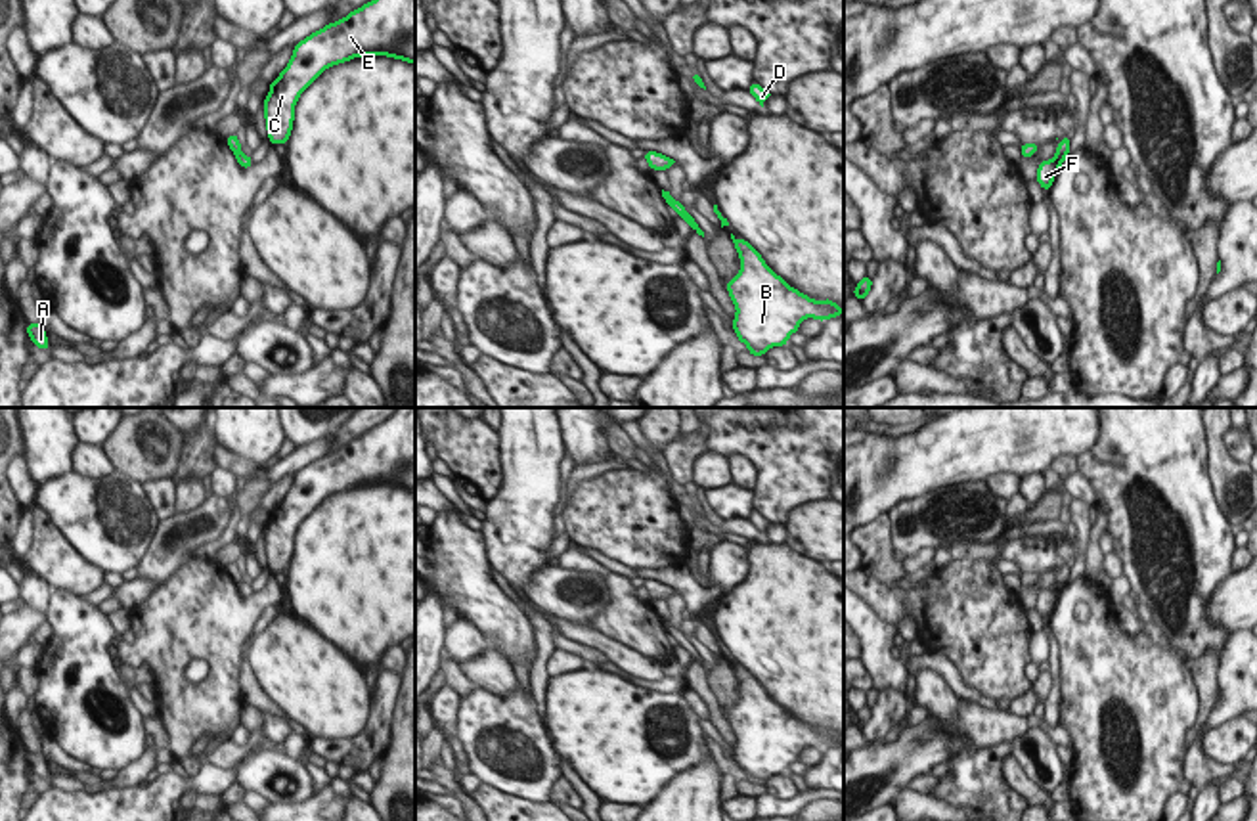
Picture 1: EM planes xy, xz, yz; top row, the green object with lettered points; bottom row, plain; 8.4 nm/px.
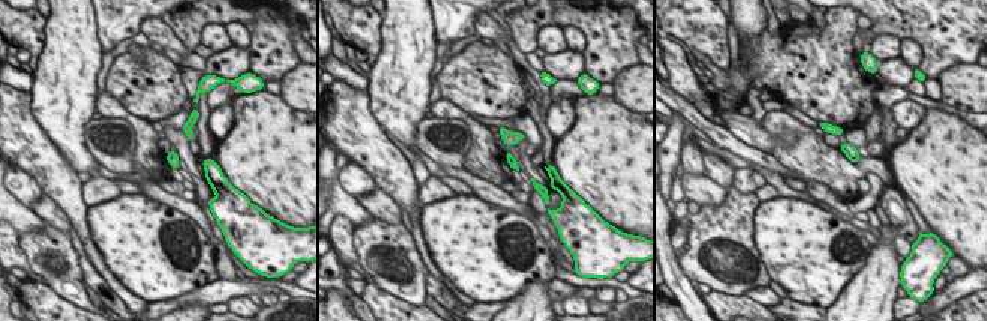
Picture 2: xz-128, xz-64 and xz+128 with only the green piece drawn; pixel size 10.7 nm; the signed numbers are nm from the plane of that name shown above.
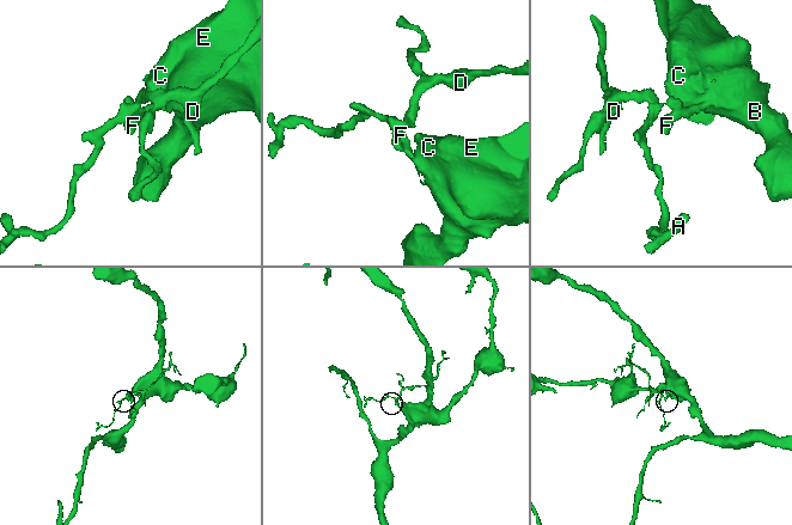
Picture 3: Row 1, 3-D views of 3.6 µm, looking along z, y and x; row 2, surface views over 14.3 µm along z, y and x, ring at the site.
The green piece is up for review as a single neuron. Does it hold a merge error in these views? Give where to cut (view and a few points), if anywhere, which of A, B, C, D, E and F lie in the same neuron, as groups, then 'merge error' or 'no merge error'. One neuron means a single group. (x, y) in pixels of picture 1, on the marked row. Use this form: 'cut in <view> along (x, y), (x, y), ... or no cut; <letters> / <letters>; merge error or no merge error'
cut in yz along (1057, 154), (1066, 155); A D / B C E F; merge error

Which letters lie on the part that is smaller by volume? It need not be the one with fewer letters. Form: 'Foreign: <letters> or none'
Foreign: A, D

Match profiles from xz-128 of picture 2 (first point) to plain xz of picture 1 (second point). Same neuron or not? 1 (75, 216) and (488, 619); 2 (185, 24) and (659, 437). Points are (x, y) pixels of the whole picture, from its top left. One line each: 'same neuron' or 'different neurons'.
1: same neuron
2: different neurons

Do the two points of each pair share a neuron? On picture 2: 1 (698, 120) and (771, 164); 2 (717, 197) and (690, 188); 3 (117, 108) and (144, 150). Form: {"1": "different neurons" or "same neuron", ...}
{"1": "same neuron", "2": "same neuron", "3": "same neuron"}

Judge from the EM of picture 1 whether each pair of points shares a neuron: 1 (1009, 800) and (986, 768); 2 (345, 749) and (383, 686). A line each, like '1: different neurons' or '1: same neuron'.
1: same neuron
2: same neuron

